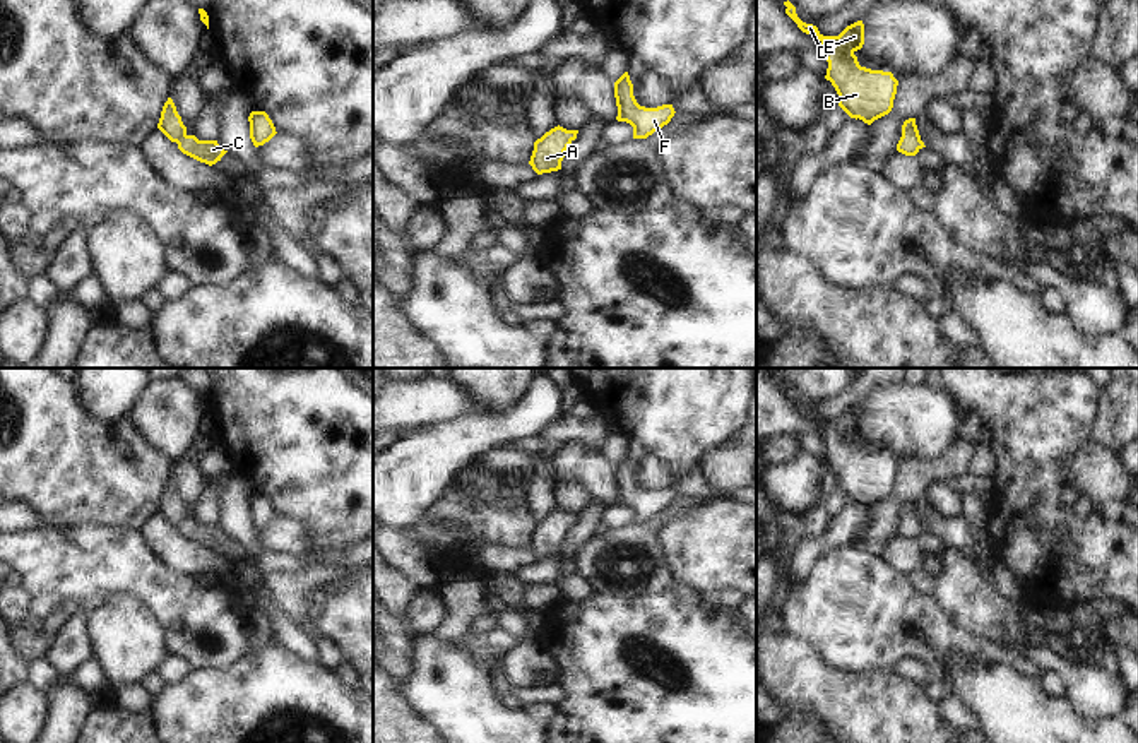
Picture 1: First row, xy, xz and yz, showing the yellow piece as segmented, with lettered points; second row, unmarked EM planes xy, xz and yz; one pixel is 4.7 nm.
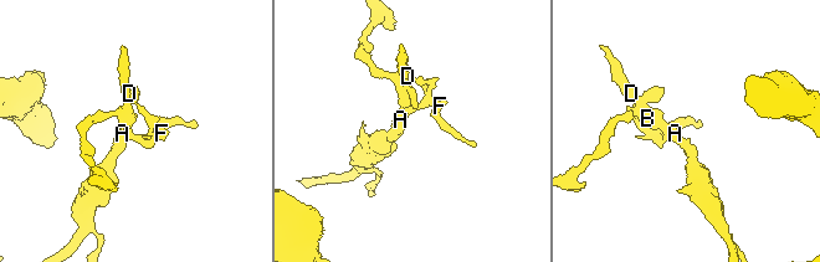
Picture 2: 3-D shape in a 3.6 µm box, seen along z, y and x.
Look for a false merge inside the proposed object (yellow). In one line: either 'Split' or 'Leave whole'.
Leave whole

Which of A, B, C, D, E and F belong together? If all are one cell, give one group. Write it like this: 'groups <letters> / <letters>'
groups A B C D E F

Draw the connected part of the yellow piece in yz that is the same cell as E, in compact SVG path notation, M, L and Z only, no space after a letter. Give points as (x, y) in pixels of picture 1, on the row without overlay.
M784 385L785 397L797 411L816 419L823 428L823 440L828 445L825 462L839 478L839 490L851 500L871 508L888 498L893 491L898 464L892 455L861 450L854 438L864 428L864 407L857 404L847 409L839 419L823 419L816 409L803 406L796 390Z

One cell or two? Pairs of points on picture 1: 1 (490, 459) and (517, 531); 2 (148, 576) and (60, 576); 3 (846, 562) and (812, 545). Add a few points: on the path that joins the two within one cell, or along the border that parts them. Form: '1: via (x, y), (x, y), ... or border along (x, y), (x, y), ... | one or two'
1: border along (476, 459), (491, 469), (517, 471), (526, 481) | two
2: via (125, 576), (82, 576) | one
3: border along (853, 543), (832, 548), (813, 567) | two

